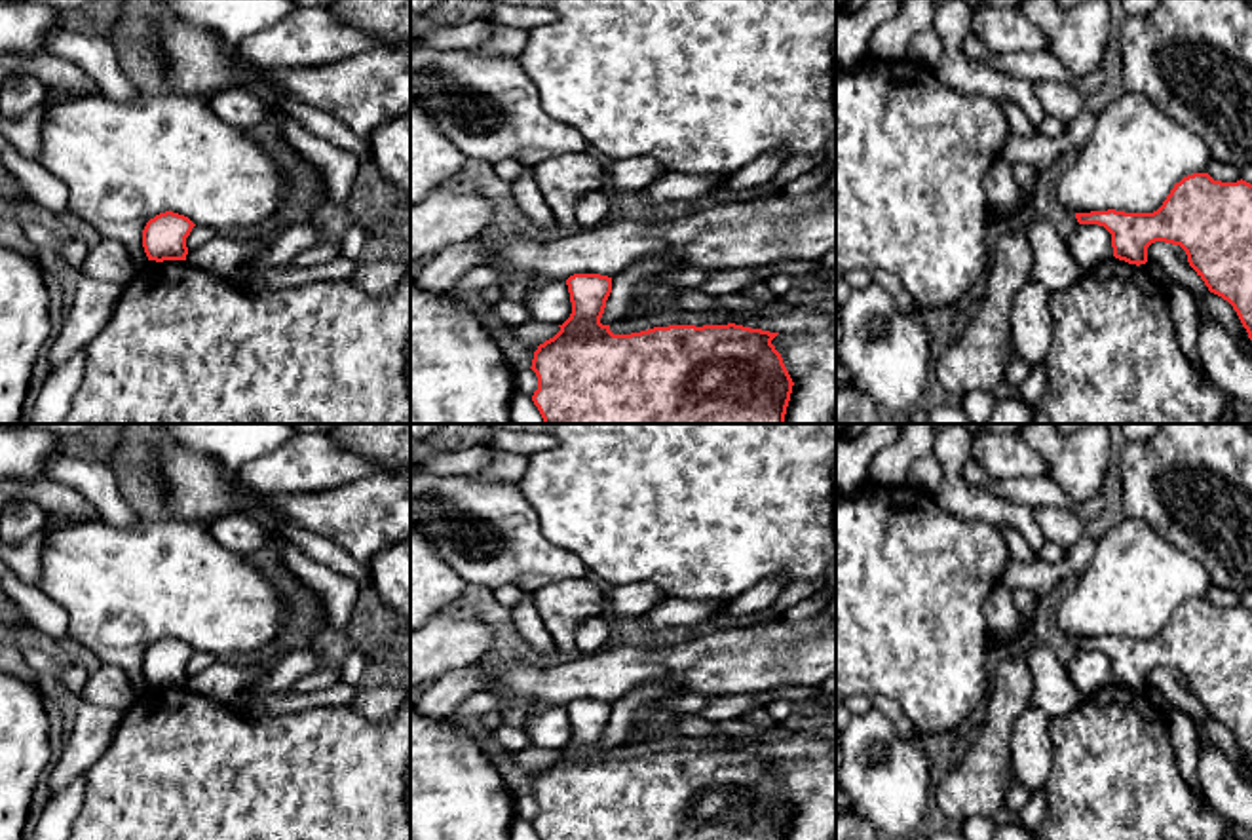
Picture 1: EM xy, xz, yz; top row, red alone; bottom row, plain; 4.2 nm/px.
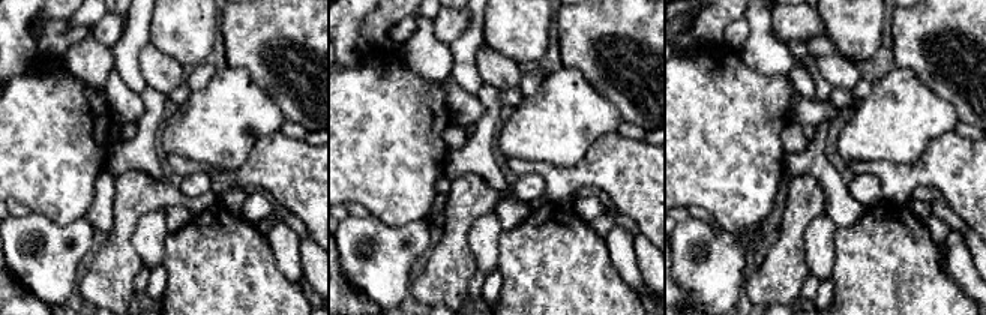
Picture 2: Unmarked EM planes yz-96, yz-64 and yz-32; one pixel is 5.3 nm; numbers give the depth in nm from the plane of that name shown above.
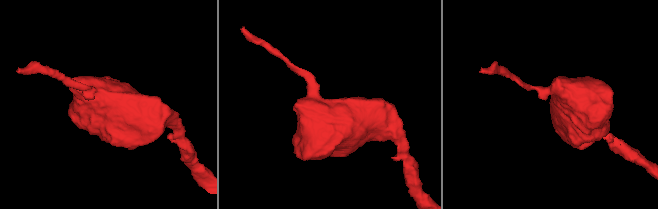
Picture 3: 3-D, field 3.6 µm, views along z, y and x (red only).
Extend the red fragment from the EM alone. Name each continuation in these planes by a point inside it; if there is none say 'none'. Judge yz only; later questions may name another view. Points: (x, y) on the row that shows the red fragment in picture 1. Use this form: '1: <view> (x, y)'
none

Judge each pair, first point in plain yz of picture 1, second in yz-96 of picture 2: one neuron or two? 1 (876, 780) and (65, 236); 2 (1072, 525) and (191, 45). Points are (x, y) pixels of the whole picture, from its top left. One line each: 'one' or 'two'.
1: one
2: two

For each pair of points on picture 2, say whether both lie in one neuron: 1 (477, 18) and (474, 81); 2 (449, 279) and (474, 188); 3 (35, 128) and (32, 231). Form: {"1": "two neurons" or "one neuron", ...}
{"1": "one neuron", "2": "one neuron", "3": "two neurons"}

